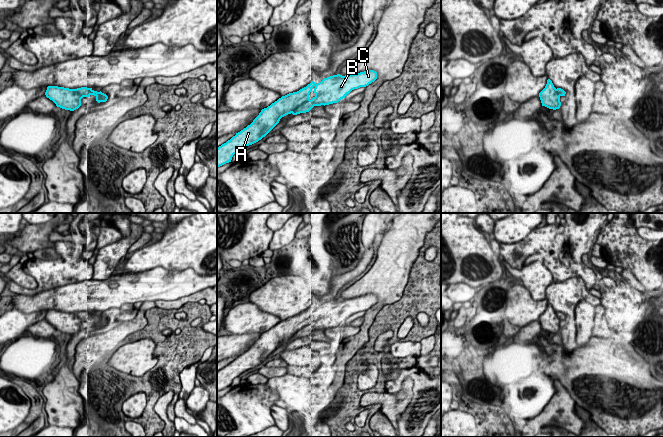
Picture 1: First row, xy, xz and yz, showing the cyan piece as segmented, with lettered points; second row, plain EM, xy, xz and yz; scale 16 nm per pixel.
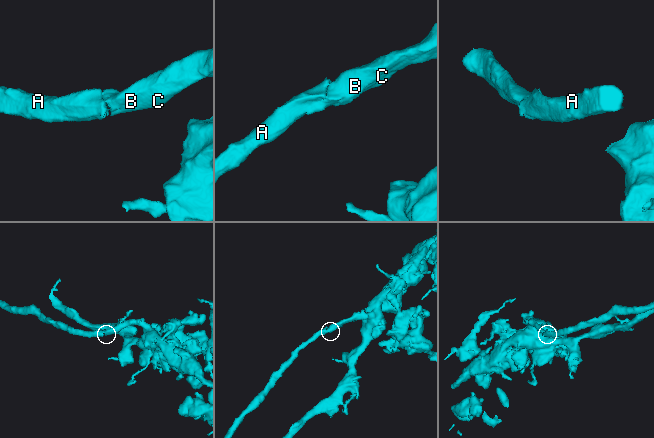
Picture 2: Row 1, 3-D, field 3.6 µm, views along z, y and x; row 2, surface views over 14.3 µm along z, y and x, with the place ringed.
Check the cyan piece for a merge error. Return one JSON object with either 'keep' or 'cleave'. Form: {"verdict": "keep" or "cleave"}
{"verdict": "keep"}

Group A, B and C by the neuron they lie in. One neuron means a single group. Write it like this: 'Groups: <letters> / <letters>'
Groups: A B C

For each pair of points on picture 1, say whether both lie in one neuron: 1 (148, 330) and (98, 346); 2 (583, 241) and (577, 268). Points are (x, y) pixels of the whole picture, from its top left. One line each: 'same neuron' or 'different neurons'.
1: different neurons
2: same neuron

